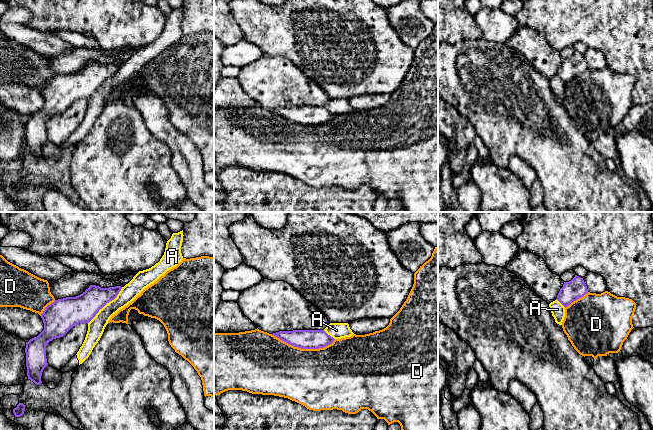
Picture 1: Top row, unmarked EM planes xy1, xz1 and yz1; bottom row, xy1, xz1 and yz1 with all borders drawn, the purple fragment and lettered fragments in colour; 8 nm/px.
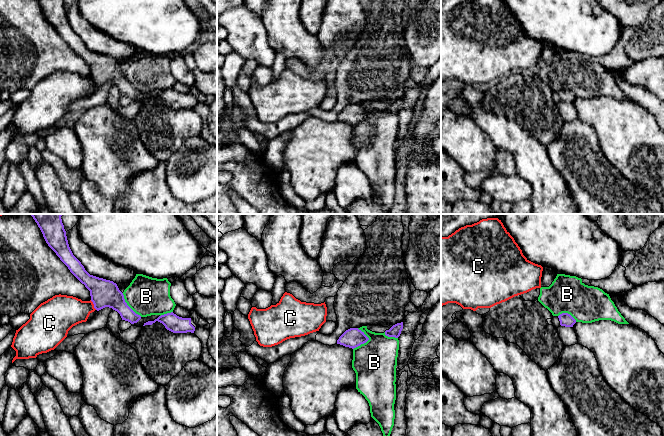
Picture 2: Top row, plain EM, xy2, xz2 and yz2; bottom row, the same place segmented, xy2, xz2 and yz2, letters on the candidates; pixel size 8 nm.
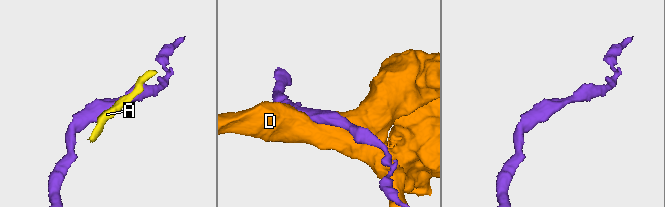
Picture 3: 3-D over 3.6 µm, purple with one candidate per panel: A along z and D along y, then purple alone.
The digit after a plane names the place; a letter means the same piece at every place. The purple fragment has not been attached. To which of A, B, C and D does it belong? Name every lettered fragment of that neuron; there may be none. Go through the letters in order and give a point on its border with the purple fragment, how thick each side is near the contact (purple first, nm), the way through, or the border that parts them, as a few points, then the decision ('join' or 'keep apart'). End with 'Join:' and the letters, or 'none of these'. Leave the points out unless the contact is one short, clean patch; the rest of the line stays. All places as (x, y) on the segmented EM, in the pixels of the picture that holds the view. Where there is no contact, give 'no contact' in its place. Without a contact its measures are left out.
A: meets purple in xy1 at (105, 304); 220 nm thick on the purple side, 140 nm on the other; border along xy1 (122, 287), (119, 293), (107, 302), (87, 323); keep apart
B: meets purple in xz2 at (366, 341); 160 nm thick on the purple side, 360 nm on the other; keep apart
C: meets purple in xy2 at (94, 305); 220 nm thick on the purple side, 260 nm on the other; keep apart
D: meets purple in xz1 at (303, 348); 160 nm thick on the purple side, 460 nm on the other; keep apart
Join: none of these

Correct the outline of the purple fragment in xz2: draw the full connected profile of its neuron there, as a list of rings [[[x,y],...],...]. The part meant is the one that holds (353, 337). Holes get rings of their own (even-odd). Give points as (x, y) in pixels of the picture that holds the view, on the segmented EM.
[[[350,328],[346,330],[337,340],[337,344],[349,348],[356,348],[361,344],[366,343],[369,338],[358,328]]]

